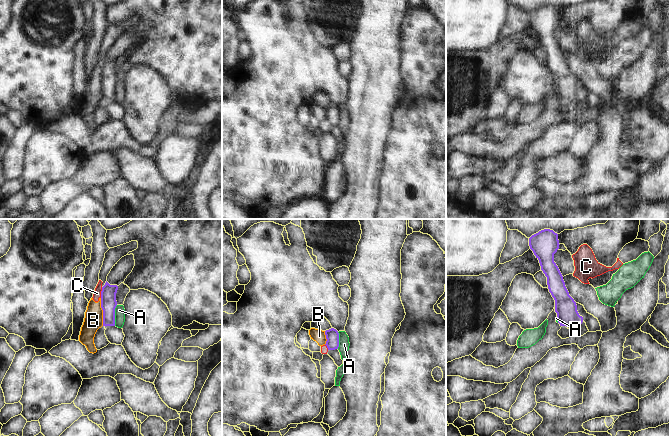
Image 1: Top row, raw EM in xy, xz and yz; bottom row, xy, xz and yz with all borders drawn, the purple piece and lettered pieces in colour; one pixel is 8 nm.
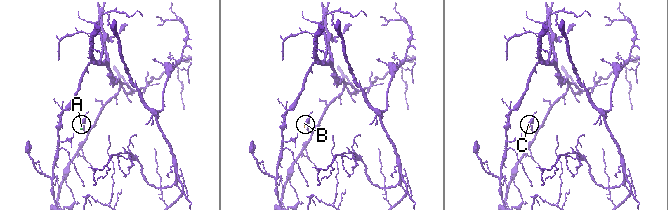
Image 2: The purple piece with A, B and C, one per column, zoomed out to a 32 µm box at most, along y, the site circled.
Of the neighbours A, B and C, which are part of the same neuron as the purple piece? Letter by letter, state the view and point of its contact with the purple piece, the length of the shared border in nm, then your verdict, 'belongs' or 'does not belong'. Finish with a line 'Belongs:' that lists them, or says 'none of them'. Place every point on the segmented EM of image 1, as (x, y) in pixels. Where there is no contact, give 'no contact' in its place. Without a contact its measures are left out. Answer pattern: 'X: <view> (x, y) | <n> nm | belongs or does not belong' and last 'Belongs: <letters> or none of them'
A: xy (114, 315) | 170 nm | does not belong
B: xy (103, 312) | 220 nm | does not belong
C: xy (101, 292) | 90 nm | does not belong
Belongs: none of them

